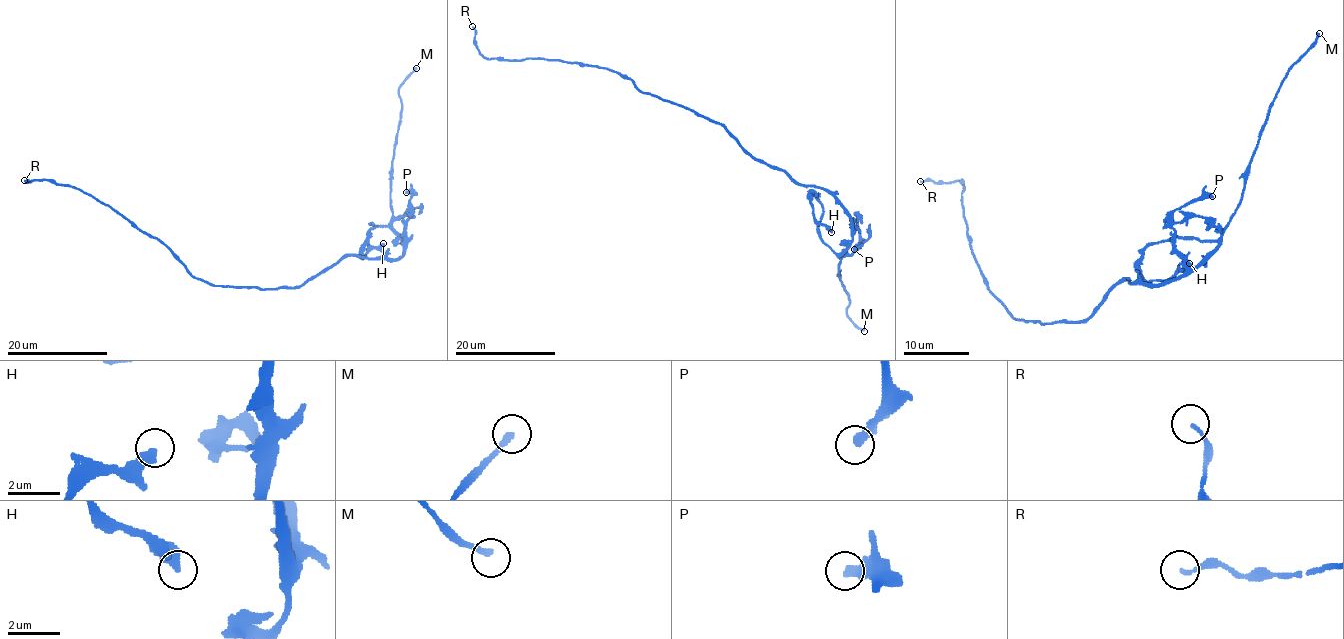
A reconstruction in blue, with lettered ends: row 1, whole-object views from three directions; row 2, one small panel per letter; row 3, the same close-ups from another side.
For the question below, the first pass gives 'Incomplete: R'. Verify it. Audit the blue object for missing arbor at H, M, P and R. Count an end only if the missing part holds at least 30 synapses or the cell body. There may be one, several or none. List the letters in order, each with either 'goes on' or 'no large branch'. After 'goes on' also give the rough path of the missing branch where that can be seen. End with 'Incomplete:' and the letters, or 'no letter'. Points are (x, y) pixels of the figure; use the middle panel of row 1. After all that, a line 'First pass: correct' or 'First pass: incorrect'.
H: no large branch
M: goes on
P: no large branch
R: no large branch
Incomplete: M
First pass: incorrect

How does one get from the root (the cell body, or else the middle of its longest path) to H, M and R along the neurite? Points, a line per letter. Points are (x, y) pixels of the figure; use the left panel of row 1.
H: (303, 283), (347, 255), (397, 259), (403, 254), (399, 238), (388, 227), (372, 223), (363, 257), (383, 243)
M: (303, 283), (347, 255), (403, 254), (404, 240), (392, 227), (391, 174), (398, 88), (416, 68)
R: (303, 283), (293, 288), (265, 289), (212, 286), (195, 278), (159, 240), (89, 194), (45, 179), (24, 180)

